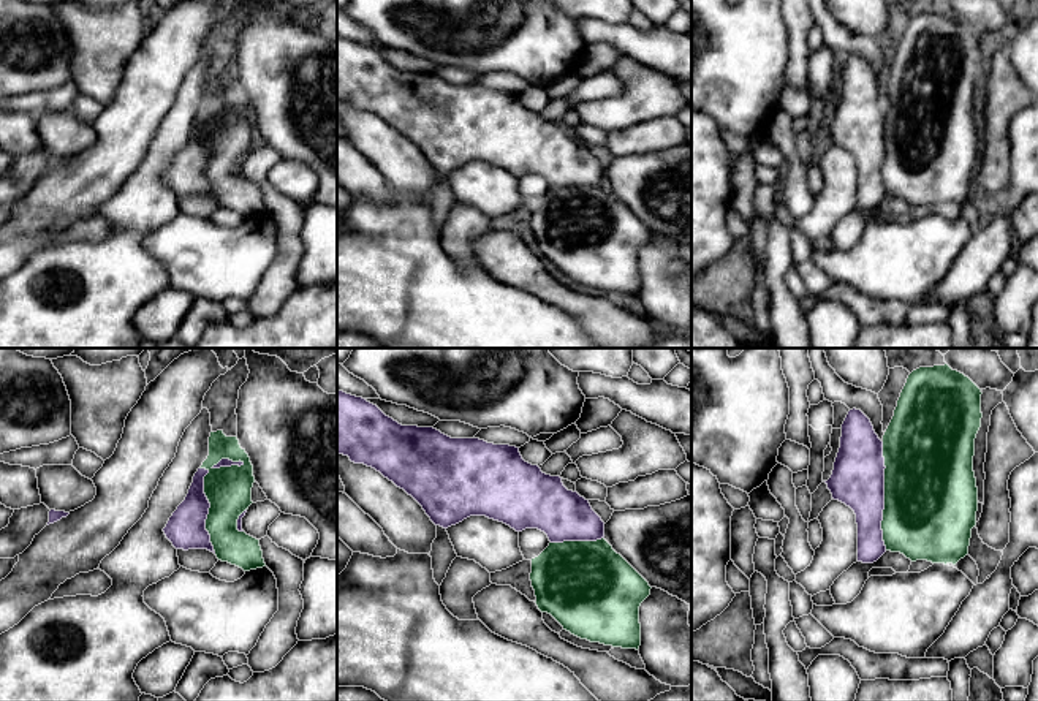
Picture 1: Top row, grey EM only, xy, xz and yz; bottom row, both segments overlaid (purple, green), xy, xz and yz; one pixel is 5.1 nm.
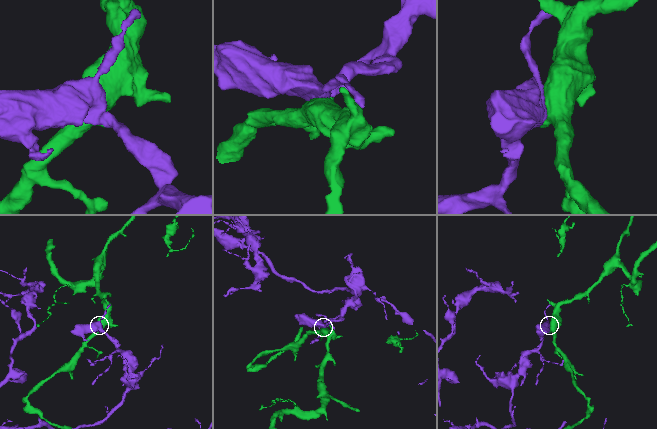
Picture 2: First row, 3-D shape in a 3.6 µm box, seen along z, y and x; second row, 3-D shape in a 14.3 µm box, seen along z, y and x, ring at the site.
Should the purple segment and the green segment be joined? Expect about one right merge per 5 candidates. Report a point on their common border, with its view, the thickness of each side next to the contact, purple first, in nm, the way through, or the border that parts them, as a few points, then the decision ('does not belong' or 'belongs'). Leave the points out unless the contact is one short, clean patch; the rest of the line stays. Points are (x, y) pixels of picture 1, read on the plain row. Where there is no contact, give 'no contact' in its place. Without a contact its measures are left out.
contact yz (883, 141); calibres 280 and 480 nm; does not belong

